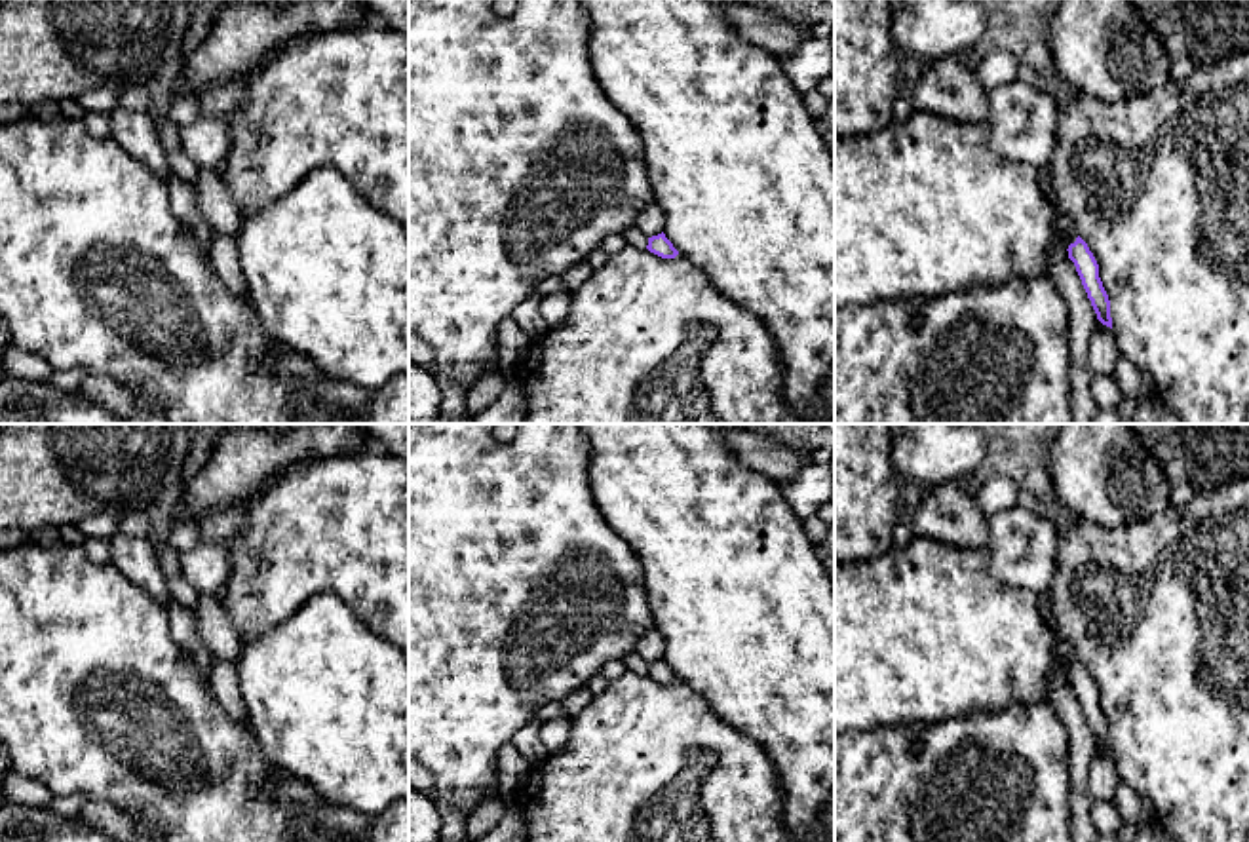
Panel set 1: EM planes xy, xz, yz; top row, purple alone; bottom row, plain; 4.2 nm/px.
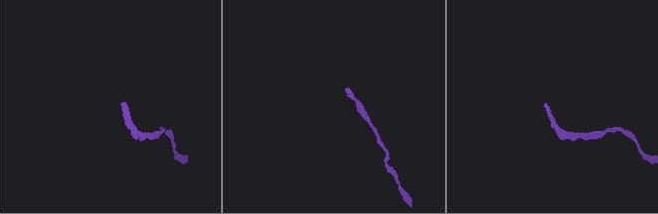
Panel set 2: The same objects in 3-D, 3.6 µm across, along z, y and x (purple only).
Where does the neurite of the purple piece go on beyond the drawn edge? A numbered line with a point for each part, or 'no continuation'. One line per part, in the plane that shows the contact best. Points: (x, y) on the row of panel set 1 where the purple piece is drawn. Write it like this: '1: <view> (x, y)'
1: yz (1065, 225)

